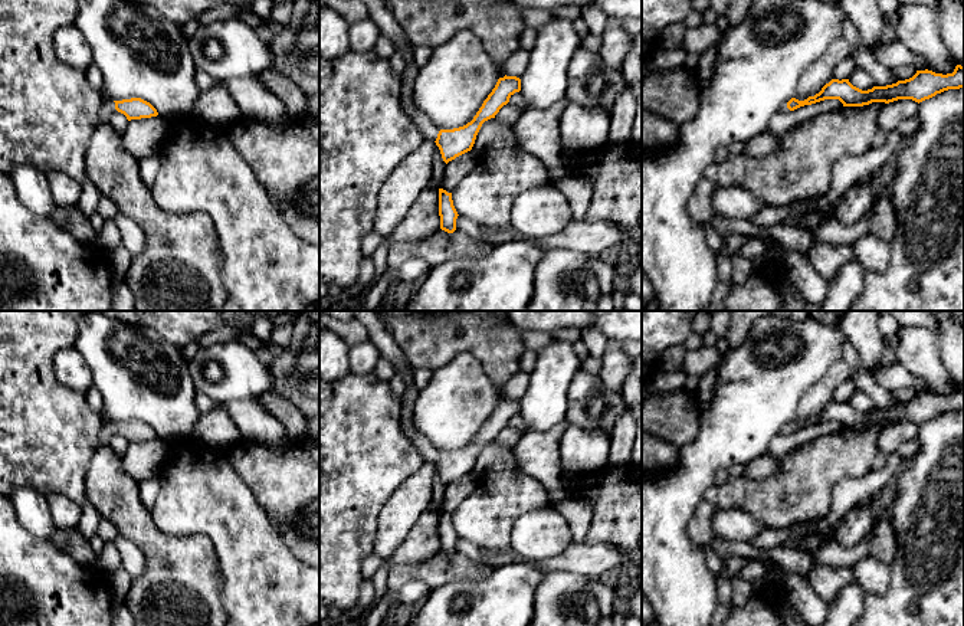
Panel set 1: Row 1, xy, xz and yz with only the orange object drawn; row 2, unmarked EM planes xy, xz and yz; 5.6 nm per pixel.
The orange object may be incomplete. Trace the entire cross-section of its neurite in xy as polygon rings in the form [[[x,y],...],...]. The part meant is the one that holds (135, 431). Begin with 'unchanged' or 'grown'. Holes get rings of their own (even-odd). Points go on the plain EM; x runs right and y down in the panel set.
grown; [[[131,420],[122,423],[102,423],[102,427],[98,435],[99,445],[106,446],[114,435],[121,435],[131,442],[151,440],[157,439],[157,432],[147,423],[141,420]]]

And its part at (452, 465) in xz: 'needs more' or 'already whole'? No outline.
needs more

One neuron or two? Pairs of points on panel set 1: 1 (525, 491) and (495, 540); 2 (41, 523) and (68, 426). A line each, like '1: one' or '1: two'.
1: one
2: two

